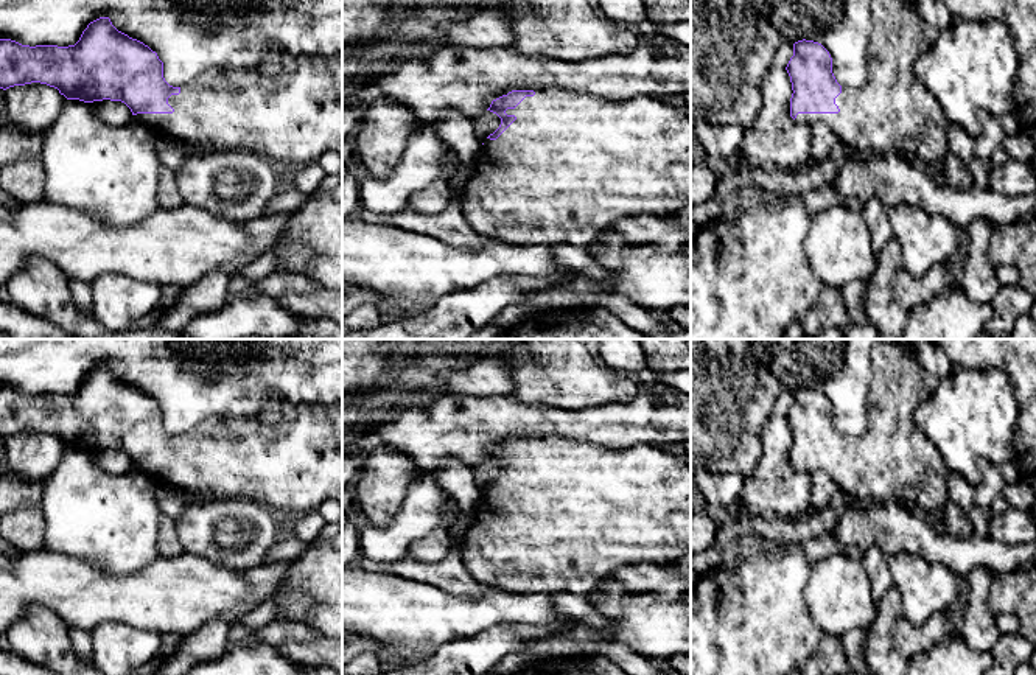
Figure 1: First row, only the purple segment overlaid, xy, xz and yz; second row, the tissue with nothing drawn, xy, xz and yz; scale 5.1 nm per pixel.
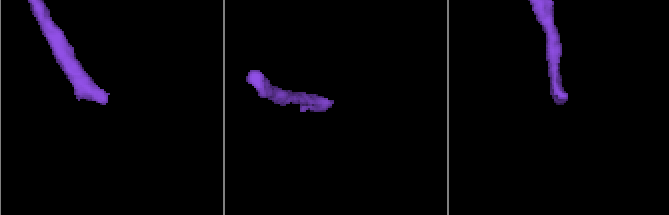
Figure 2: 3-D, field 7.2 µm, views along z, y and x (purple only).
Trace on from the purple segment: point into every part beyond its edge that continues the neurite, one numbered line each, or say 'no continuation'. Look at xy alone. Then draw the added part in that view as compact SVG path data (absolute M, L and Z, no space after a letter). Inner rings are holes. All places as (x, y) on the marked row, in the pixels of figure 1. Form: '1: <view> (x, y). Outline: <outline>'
1: xy (293, 118). Outline: M283 54L283 70L268 78L258 67L210 68L171 95L168 104L173 114L137 114L134 120L154 131L159 137L170 137L184 145L207 151L244 149L272 162L280 171L292 171L302 165L317 162L327 151L342 156L342 56Z

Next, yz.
1: yz (892, 111). Outline: M871 0L871 31L866 48L866 81L857 87L842 87L835 98L838 114L798 114L798 124L824 123L842 143L857 156L887 154L894 151L910 162L916 162L938 176L944 156L949 152L947 120L938 100L916 79L915 64L936 40L940 30L927 23L913 0Z

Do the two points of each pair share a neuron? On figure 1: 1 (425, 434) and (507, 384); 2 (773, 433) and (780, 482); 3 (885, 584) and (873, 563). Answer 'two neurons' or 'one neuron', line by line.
1: two neurons
2: one neuron
3: one neuron

